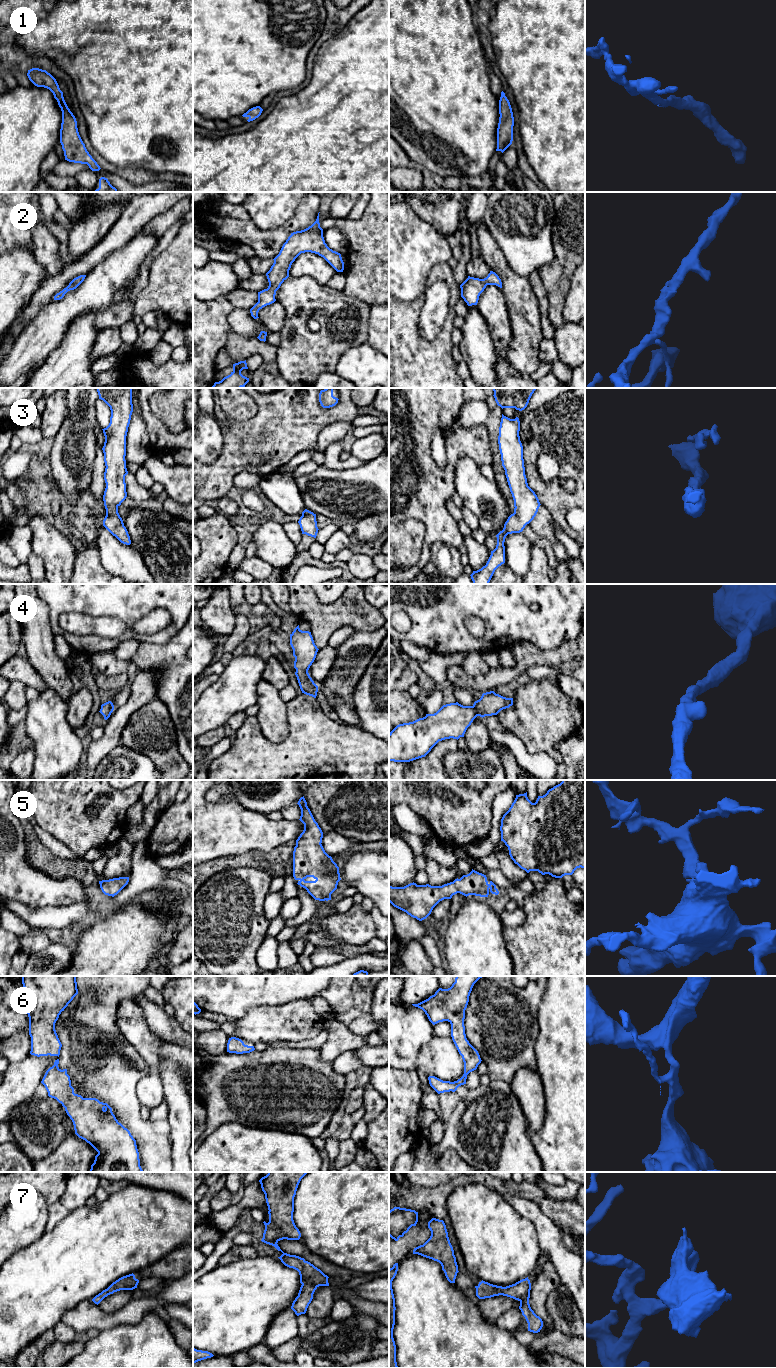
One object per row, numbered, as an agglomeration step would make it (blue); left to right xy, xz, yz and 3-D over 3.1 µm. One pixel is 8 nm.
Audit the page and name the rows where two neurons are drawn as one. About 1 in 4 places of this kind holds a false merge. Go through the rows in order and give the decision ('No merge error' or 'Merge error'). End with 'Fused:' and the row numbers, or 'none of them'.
1: No merge error
2: No merge error
3: No merge error
4: No merge error
5: No merge error
6: No merge error
7: No merge error
Fused: none of them

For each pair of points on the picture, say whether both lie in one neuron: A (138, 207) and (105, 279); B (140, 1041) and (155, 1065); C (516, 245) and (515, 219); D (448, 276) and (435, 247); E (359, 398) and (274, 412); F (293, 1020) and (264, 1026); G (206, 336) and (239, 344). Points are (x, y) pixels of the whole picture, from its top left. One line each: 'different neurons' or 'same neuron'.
A: different neurons
B: same neuron
C: same neuron
D: different neurons
E: different neurons
F: same neuron
G: different neurons

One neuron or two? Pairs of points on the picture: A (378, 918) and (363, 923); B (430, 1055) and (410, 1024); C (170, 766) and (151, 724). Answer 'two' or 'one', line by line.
A: two
B: two
C: one

